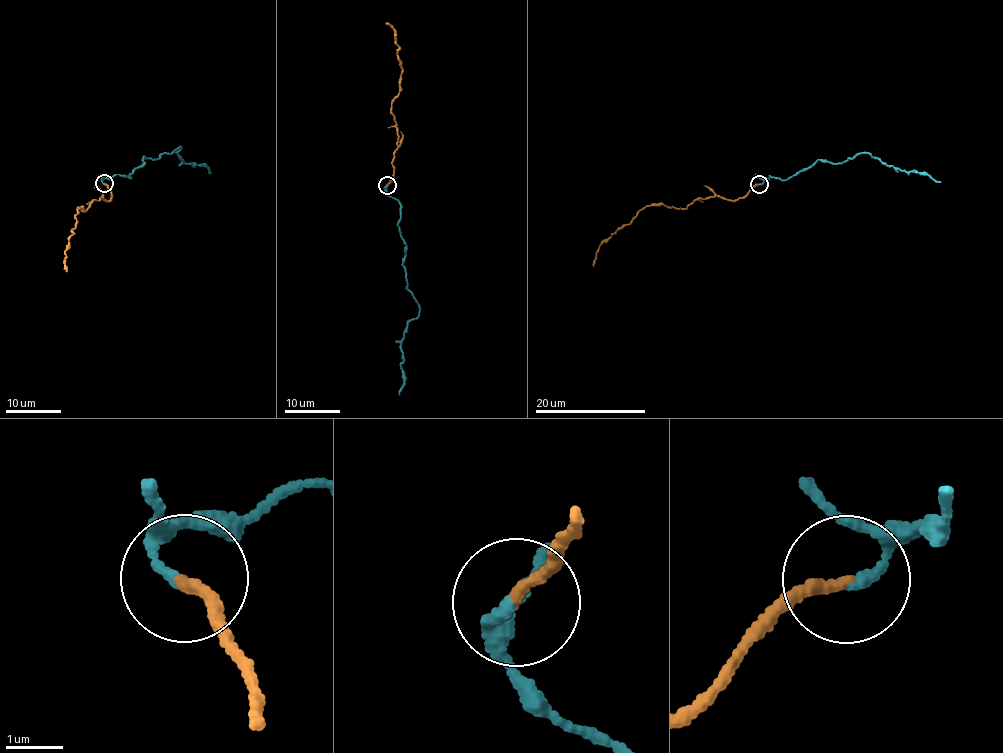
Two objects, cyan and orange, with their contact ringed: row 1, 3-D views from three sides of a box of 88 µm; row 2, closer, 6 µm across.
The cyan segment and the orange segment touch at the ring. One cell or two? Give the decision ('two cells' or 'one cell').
one cell

